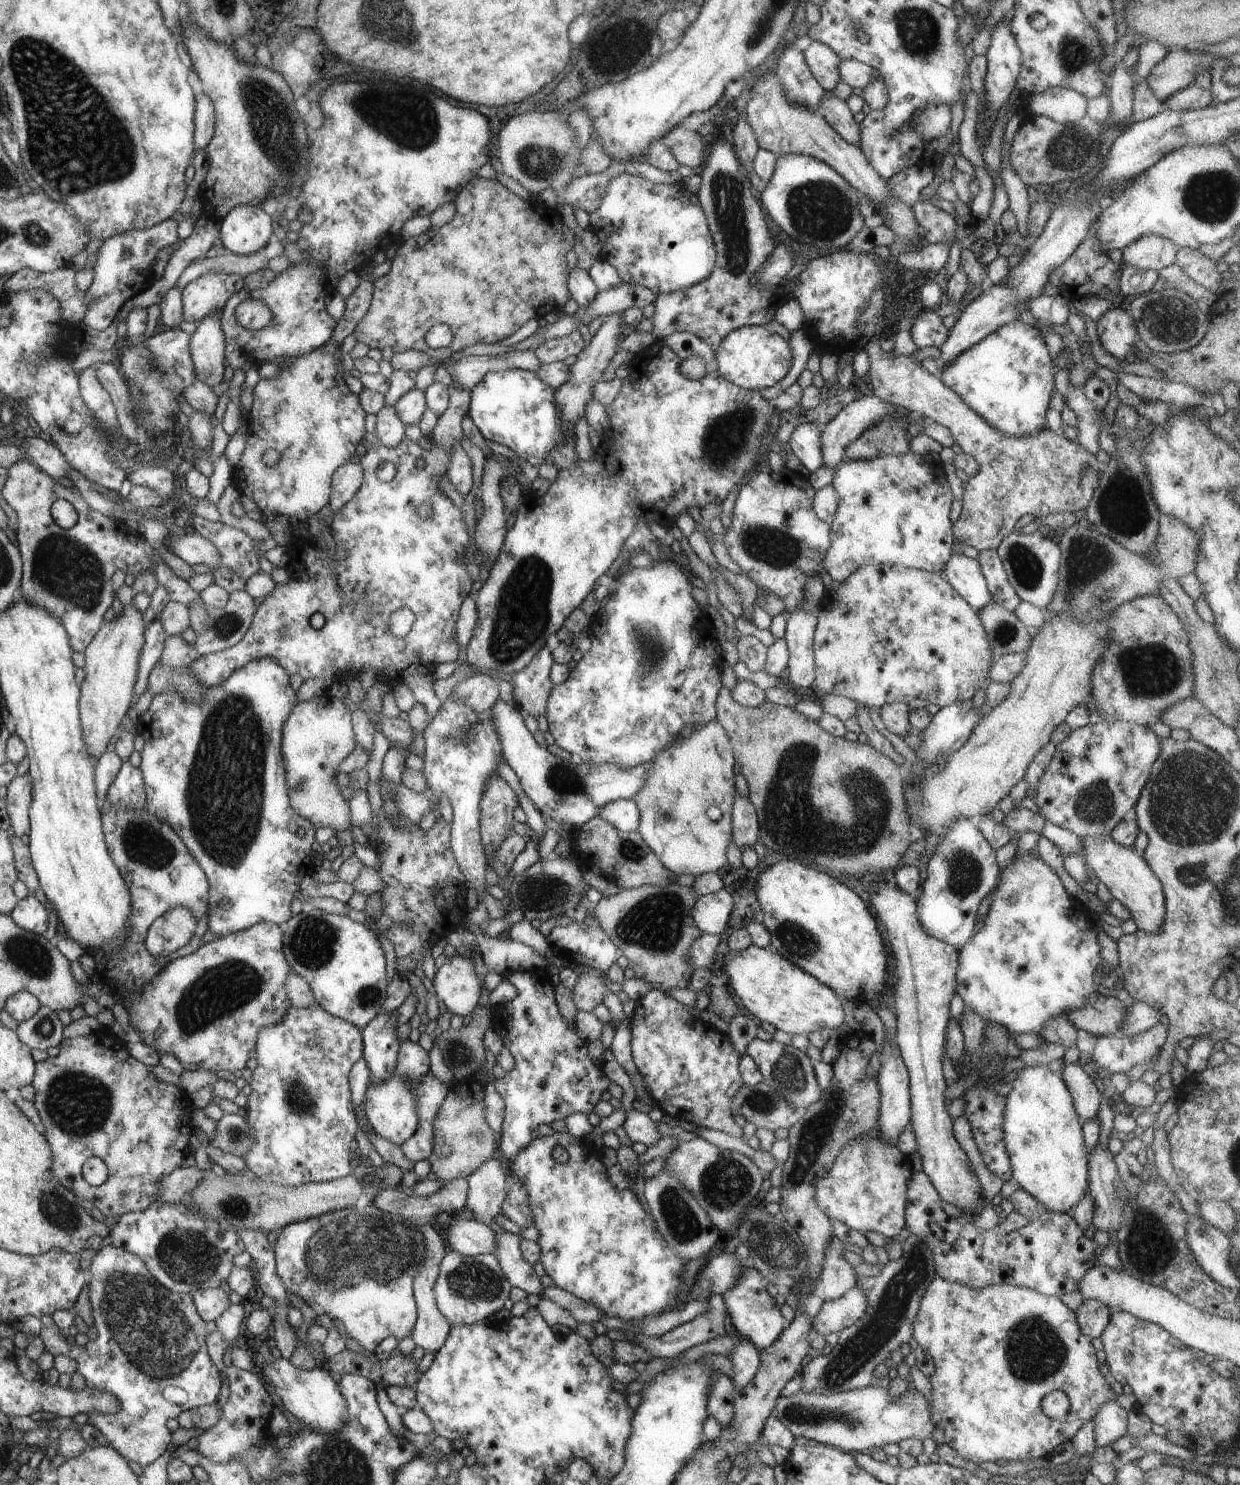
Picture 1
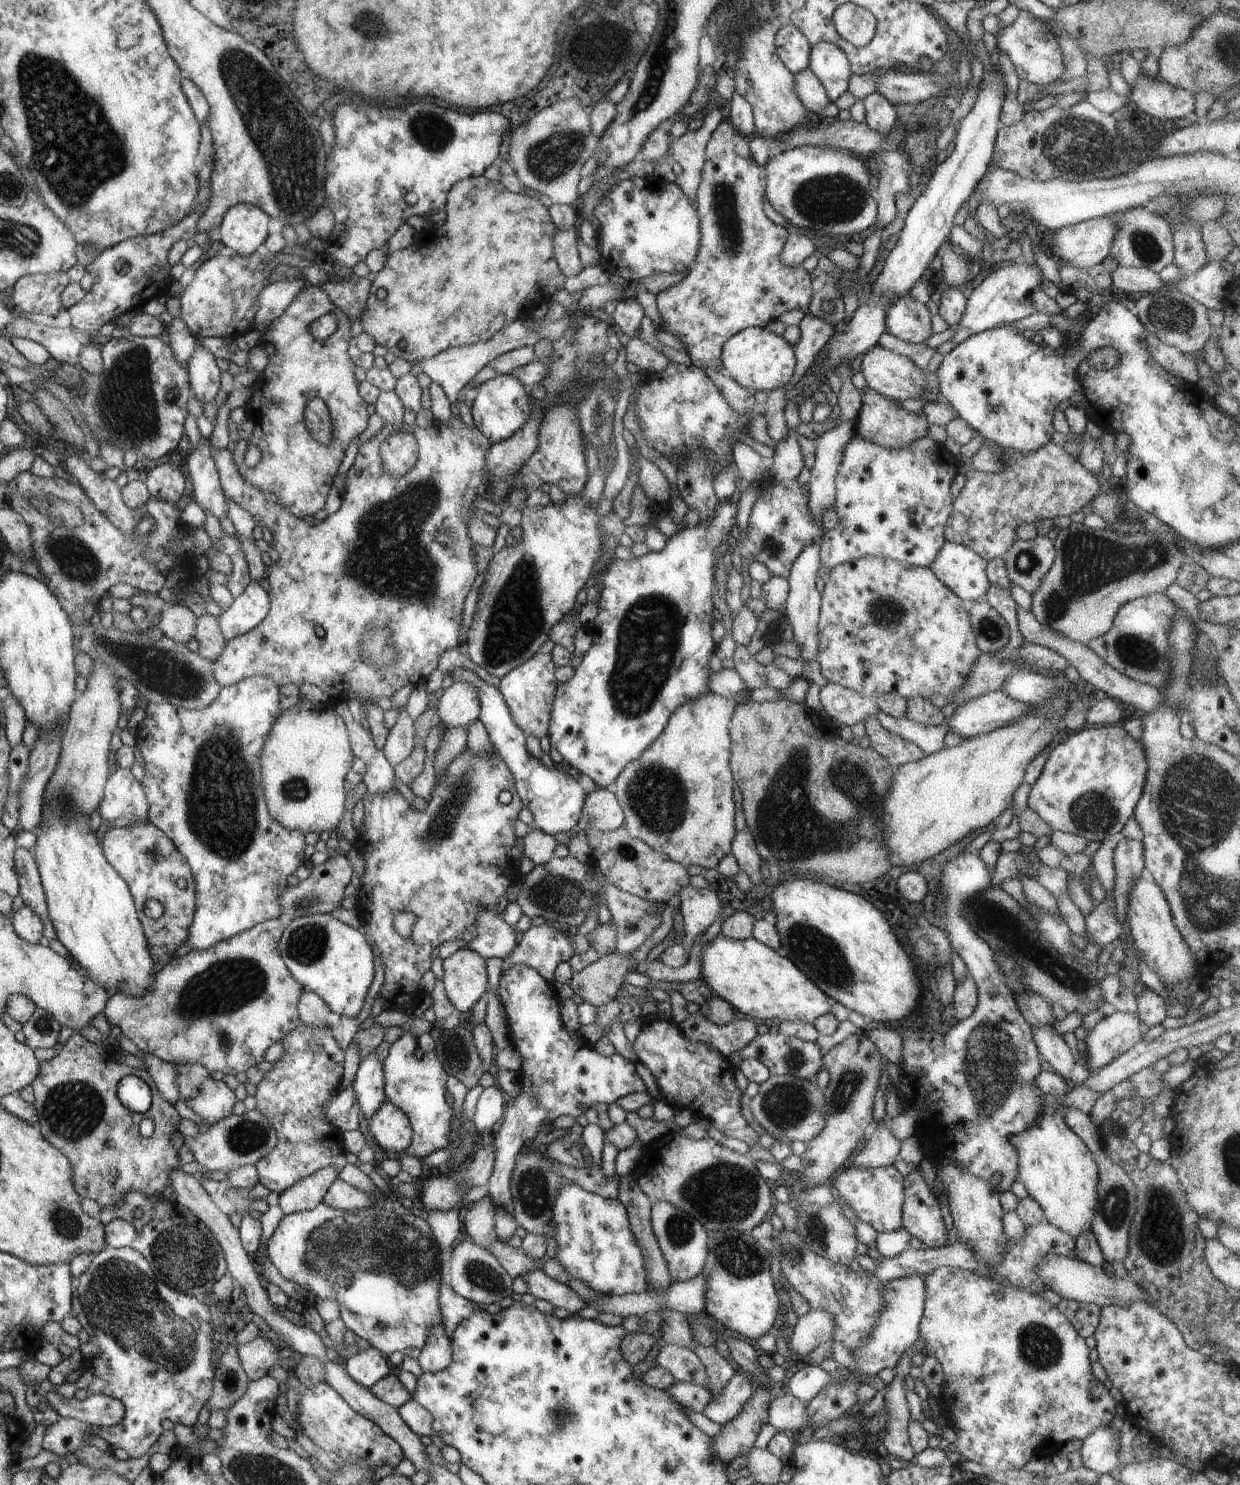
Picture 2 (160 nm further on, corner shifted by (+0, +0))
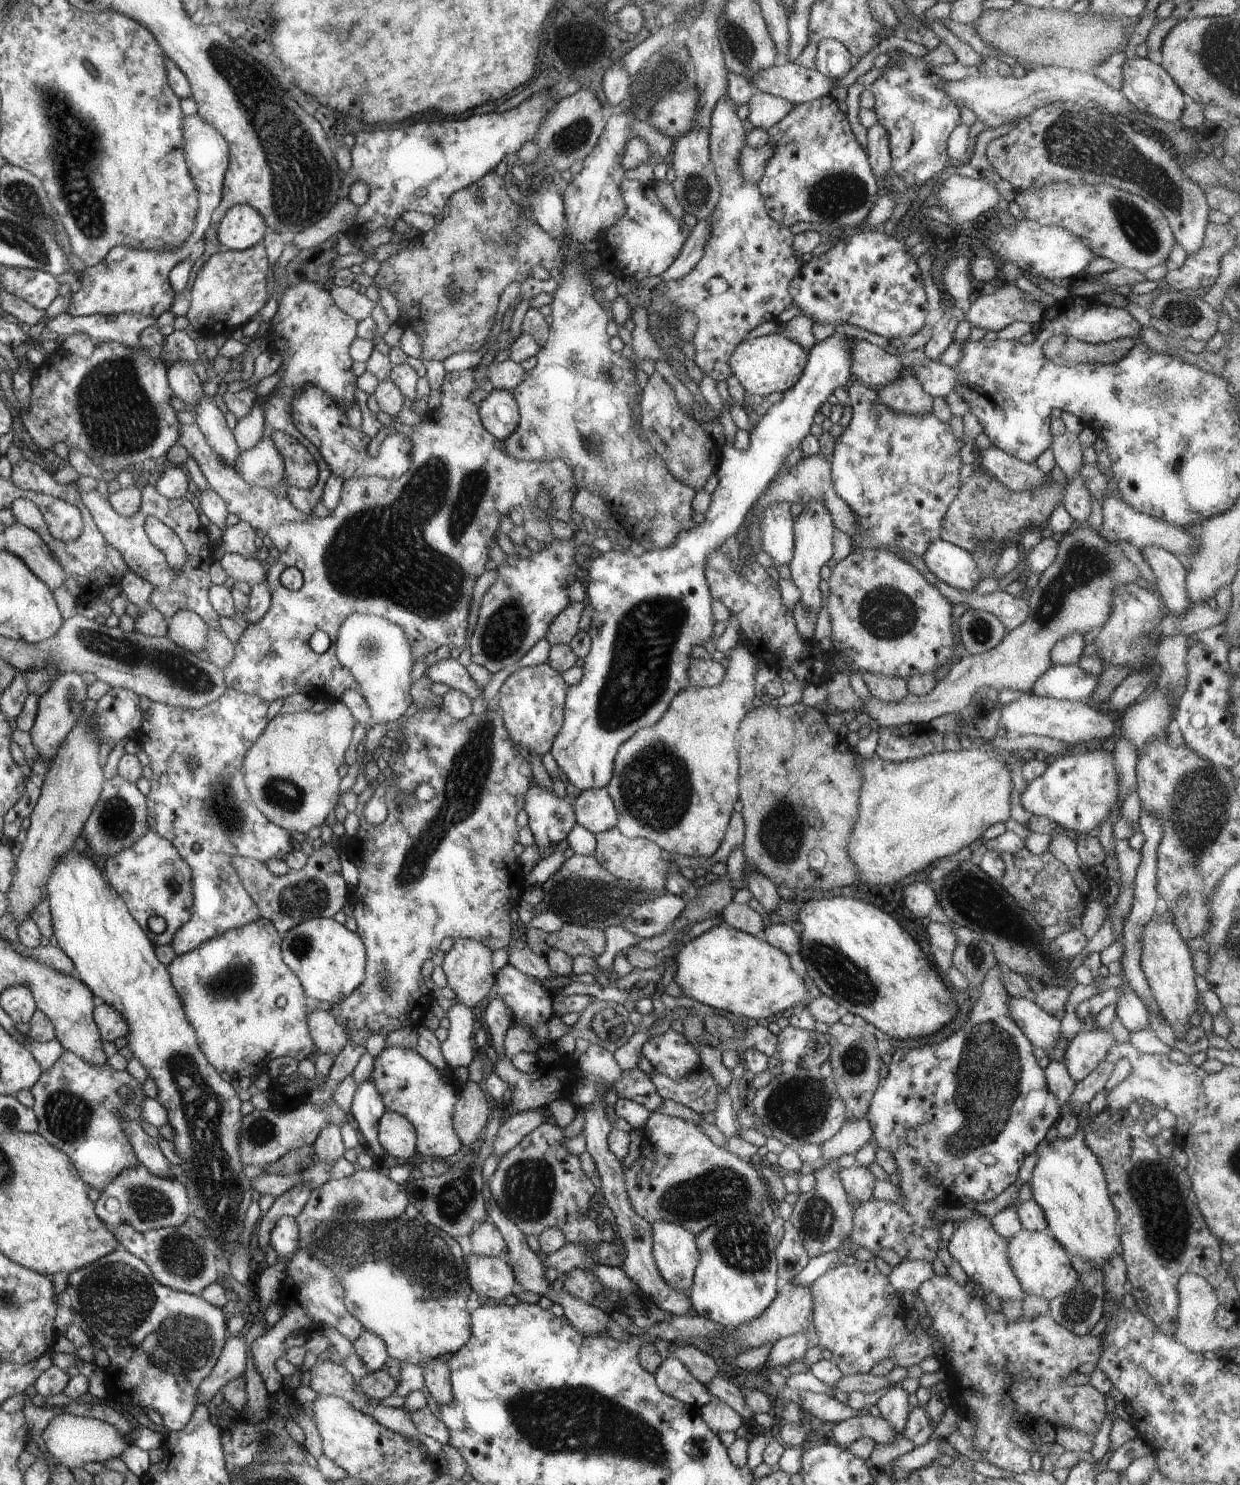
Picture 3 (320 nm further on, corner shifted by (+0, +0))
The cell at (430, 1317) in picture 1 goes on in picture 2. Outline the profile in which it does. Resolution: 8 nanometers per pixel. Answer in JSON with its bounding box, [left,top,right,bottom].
[418,1325,453,1373]

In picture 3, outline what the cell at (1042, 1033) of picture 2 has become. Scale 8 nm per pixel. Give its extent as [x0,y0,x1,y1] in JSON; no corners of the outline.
[1007,995,1062,1048]

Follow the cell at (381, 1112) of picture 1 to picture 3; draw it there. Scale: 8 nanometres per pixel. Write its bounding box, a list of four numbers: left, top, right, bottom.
[378,1111,416,1160]

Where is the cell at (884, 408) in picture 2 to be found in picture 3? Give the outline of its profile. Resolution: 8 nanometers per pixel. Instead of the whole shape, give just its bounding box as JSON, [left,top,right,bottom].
[877,367,933,415]

